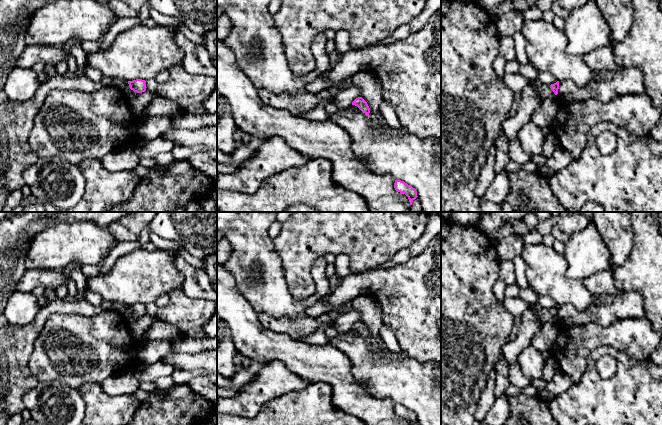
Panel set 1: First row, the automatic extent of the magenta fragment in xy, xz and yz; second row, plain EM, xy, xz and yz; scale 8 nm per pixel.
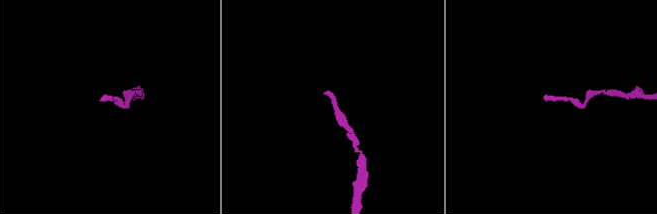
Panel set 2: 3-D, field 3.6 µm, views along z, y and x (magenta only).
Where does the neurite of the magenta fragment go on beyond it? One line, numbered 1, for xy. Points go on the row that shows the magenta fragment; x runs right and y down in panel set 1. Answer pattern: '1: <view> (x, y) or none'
1: none

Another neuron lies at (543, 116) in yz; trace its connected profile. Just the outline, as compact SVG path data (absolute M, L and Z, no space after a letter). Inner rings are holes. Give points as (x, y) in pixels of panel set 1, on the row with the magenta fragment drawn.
M558 95L543 100L532 114L530 121L540 128L550 127L557 113L558 101Z

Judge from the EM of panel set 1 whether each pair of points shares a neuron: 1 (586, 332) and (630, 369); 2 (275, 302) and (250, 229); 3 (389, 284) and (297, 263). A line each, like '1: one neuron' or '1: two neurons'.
1: two neurons
2: one neuron
3: two neurons

